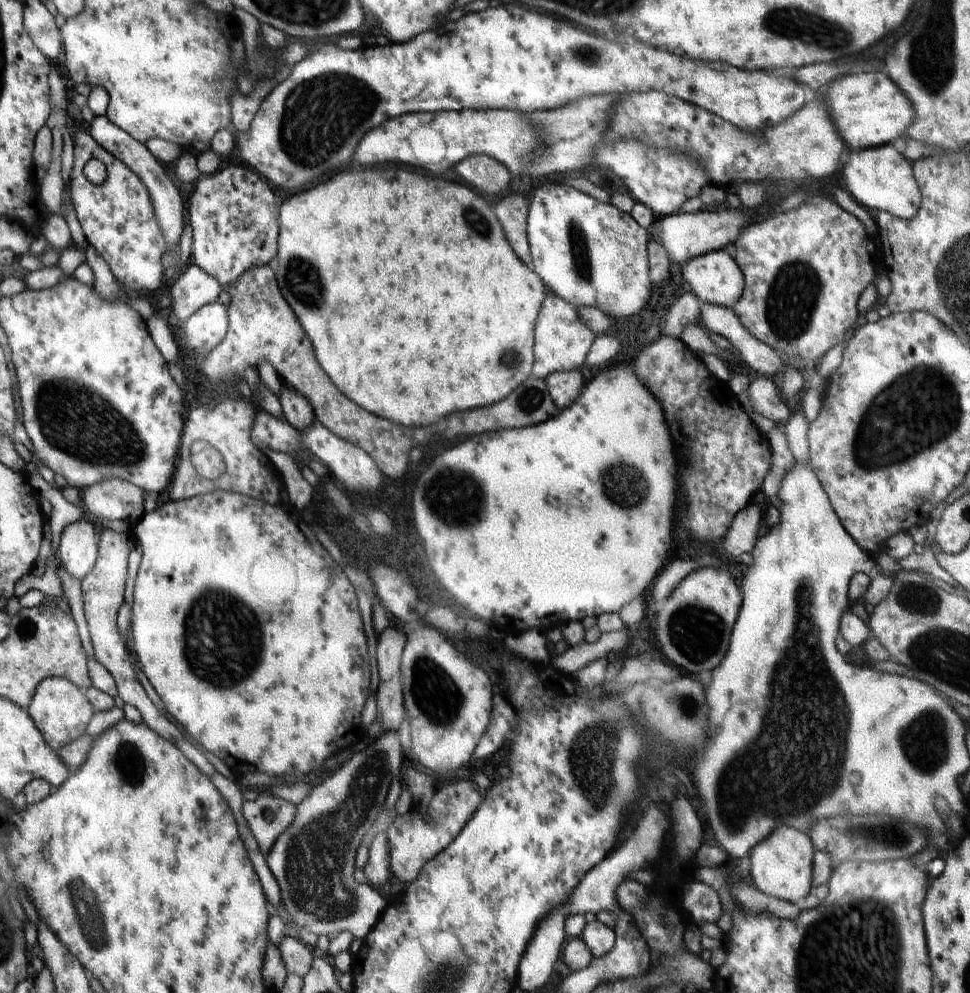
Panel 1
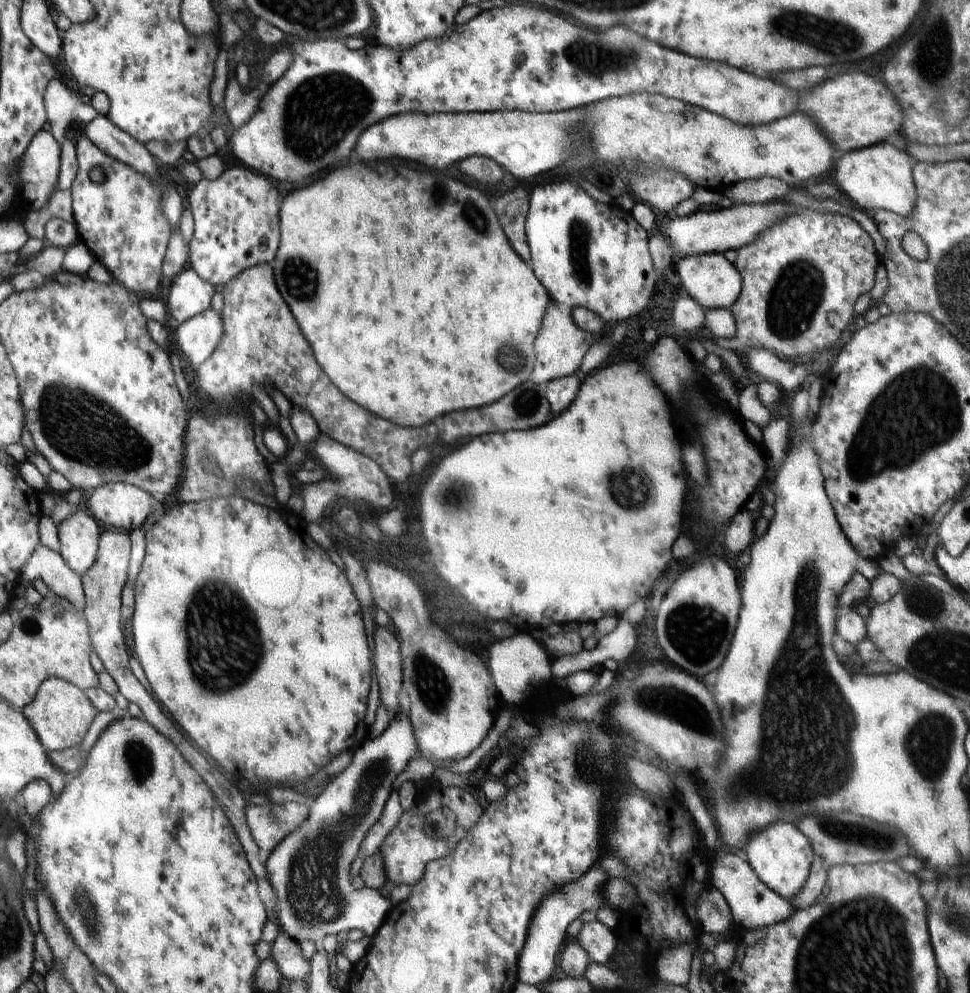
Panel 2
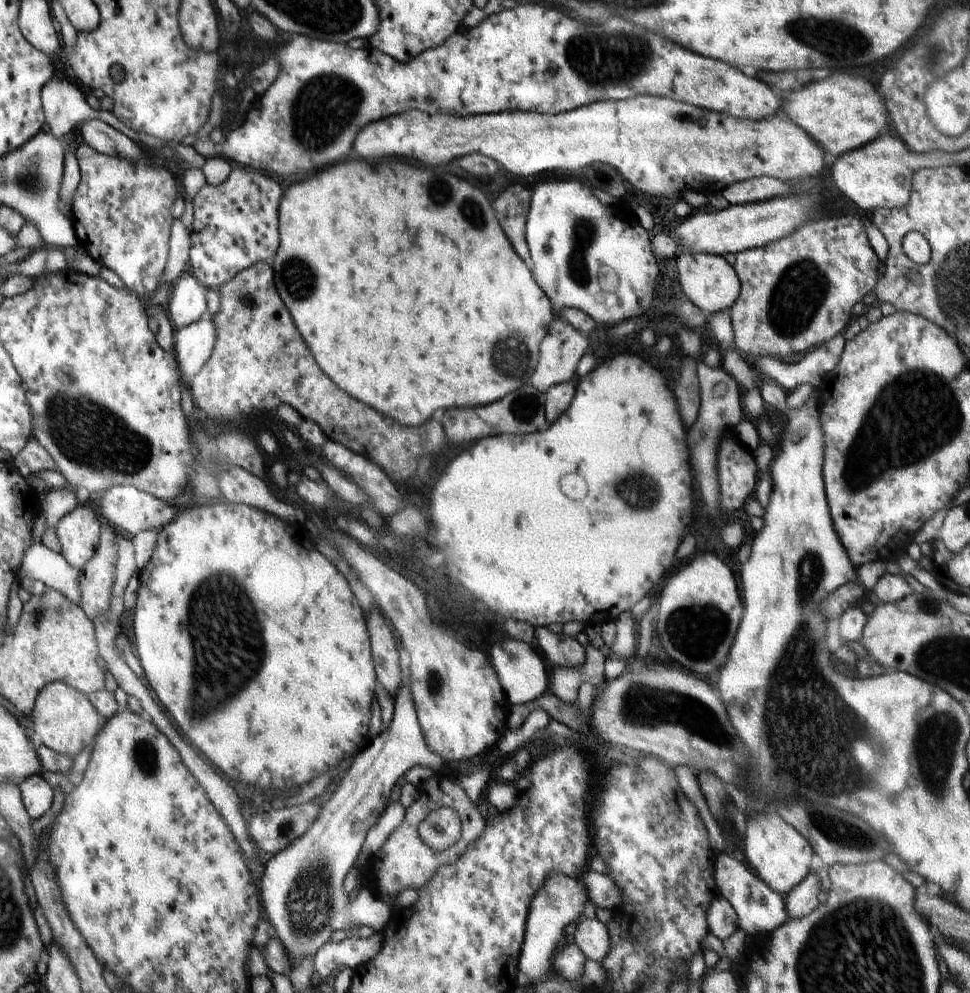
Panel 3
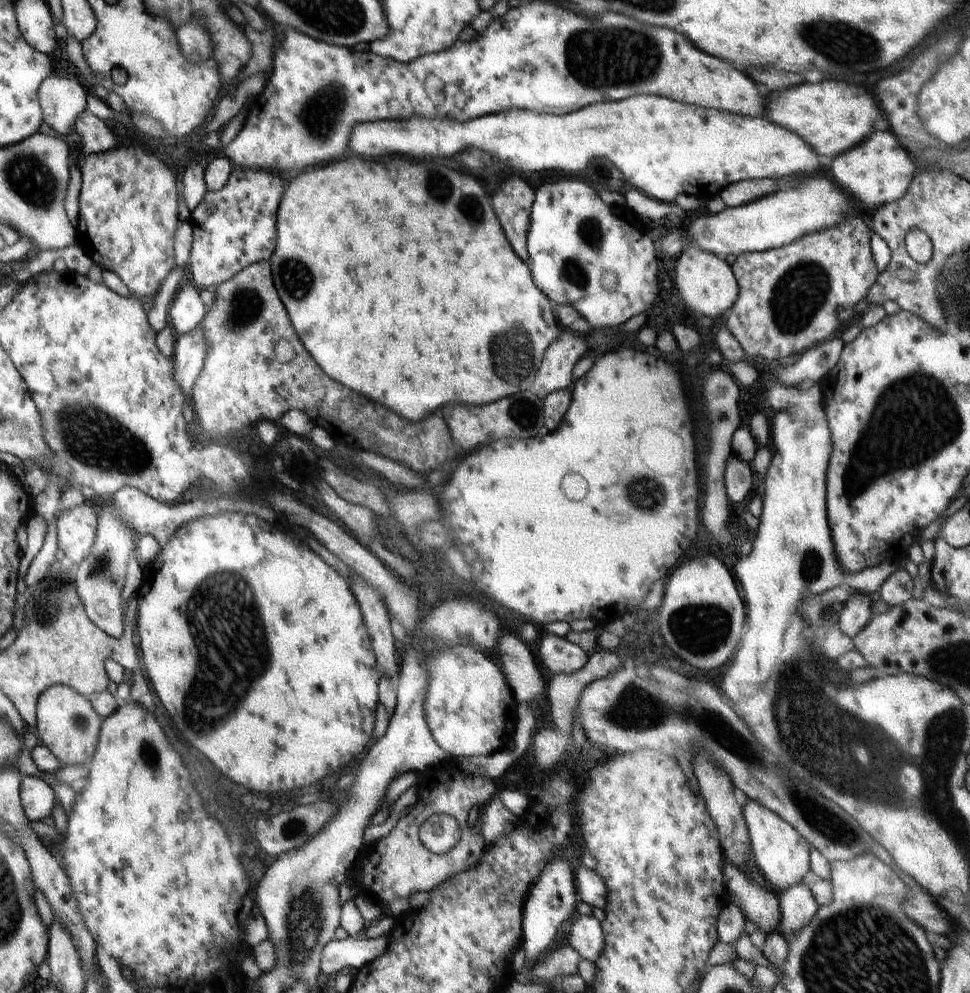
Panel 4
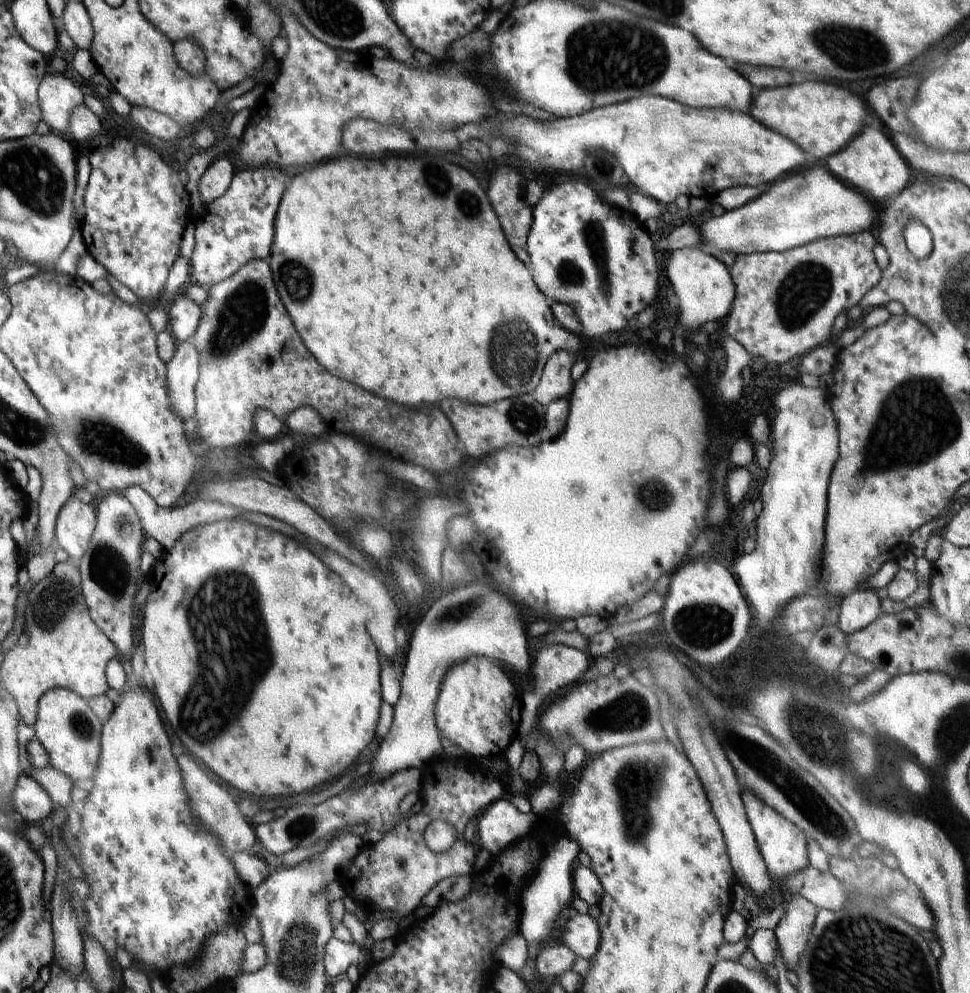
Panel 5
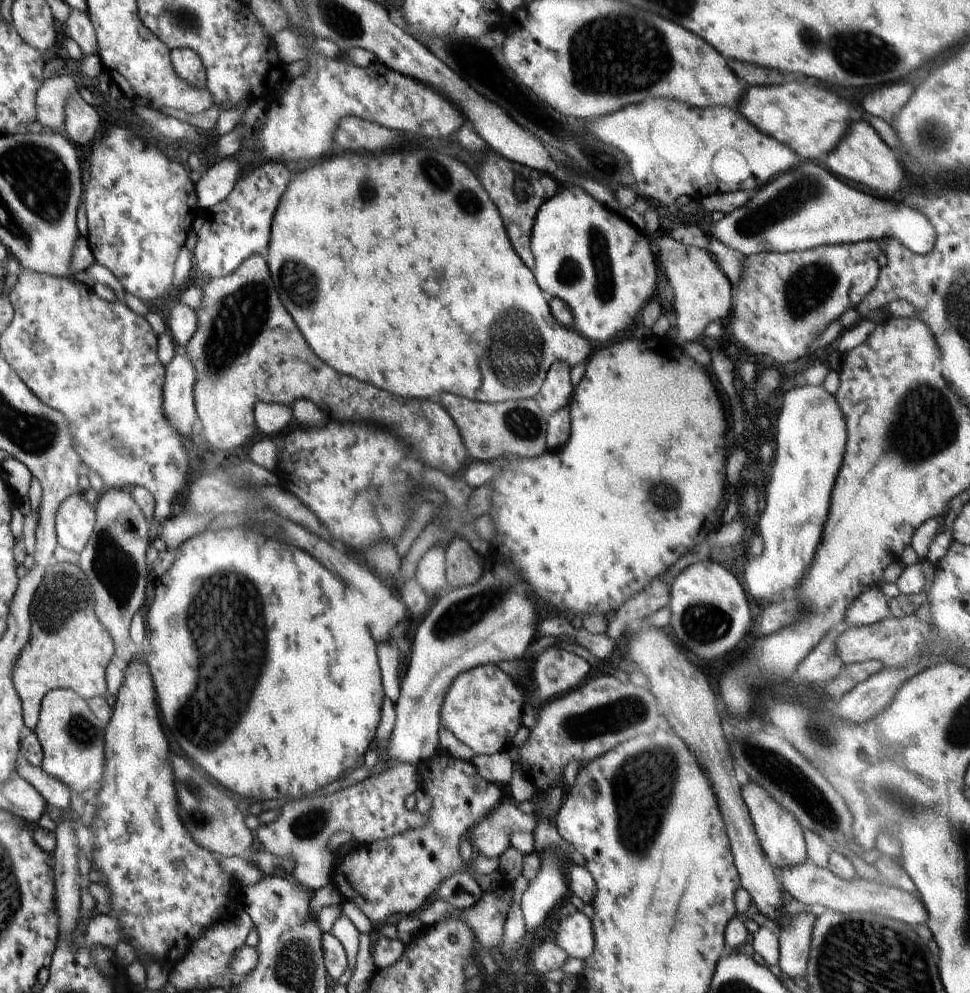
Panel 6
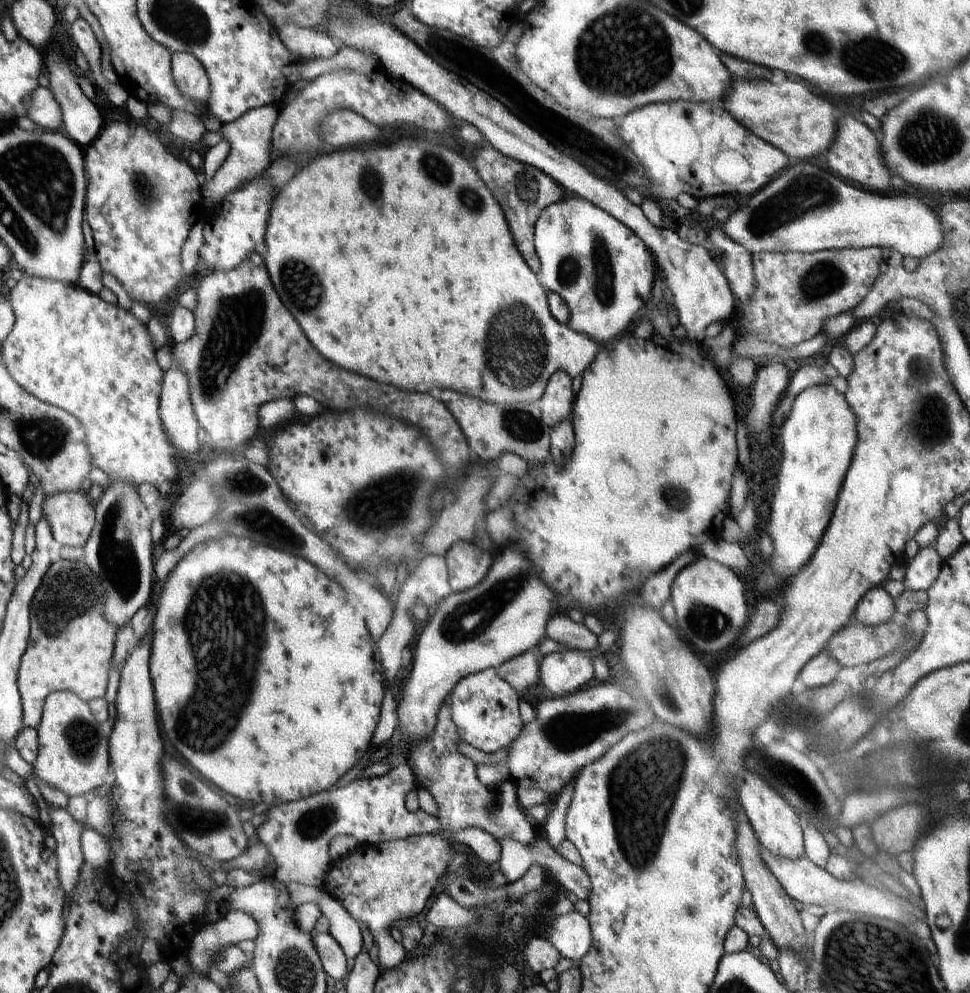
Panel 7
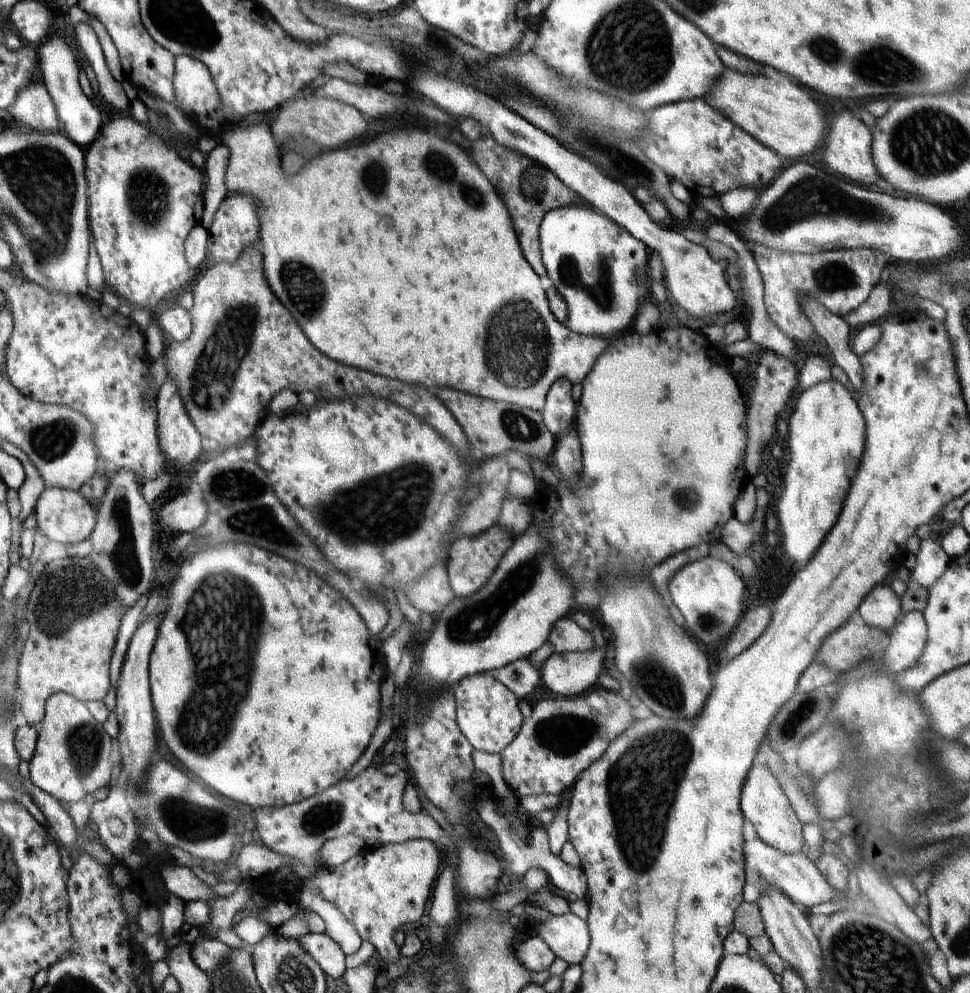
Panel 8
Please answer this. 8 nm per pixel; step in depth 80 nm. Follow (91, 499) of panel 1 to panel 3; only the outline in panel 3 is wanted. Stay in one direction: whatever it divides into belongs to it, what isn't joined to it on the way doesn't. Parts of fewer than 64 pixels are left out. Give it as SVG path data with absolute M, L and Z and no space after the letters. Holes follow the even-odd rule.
M116 485L104 491L98 506L102 518L104 518L103 521L110 523L116 530L127 536L133 536L145 530L160 531L167 524L170 524L179 513L170 502L160 500L132 485Z

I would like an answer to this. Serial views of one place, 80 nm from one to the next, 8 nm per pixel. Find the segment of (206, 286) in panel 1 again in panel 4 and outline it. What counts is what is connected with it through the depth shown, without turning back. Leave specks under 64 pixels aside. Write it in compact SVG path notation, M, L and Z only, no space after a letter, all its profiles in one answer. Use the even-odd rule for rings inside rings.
M194 285L184 286L172 299L168 314L176 337L192 333L203 322L207 306L202 303L199 293Z

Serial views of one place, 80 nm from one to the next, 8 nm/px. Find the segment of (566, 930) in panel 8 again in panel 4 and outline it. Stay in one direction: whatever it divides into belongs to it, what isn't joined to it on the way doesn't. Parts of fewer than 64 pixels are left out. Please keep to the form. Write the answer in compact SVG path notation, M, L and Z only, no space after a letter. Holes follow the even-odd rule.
M576 914L571 919L571 923L568 944L583 959L594 962L604 946L604 931L601 922L592 915Z

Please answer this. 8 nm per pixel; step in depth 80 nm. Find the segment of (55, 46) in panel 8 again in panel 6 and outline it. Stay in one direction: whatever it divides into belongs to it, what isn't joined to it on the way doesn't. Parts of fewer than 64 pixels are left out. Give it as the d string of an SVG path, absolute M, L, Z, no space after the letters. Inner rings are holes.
M78 91L67 96L64 134L75 145L92 142L99 120L100 116L94 106L86 103Z

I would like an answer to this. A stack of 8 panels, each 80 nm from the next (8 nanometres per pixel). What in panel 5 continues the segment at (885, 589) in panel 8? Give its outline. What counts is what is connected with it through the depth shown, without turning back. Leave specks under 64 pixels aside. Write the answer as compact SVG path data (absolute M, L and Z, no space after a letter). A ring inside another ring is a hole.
M874 589L848 591L841 598L838 628L849 635L872 624L882 612L881 600Z

